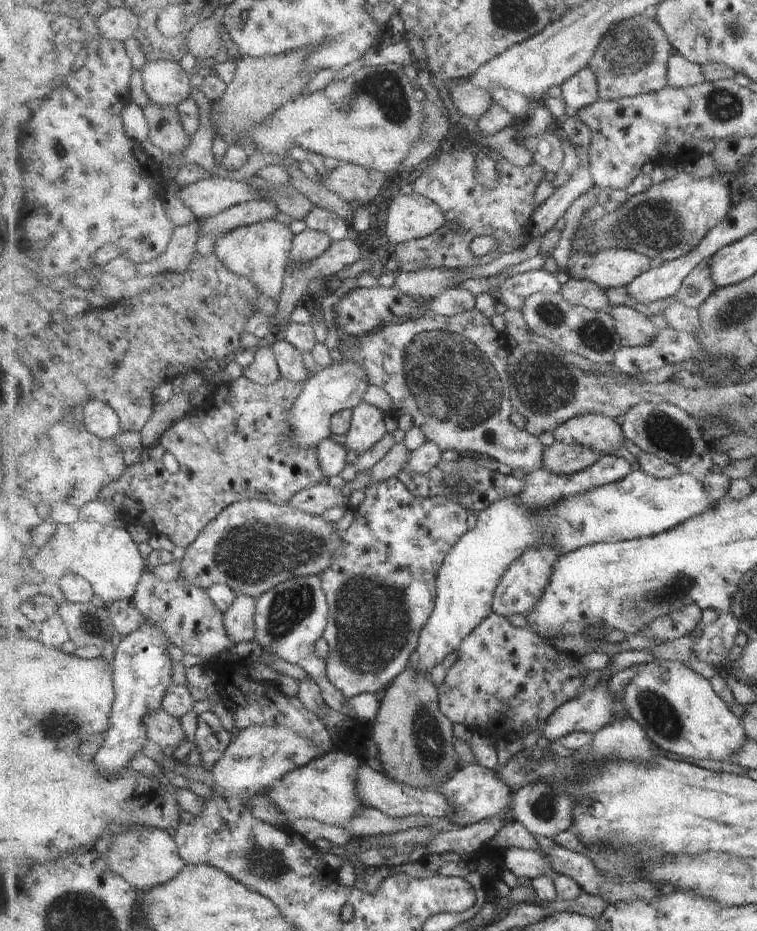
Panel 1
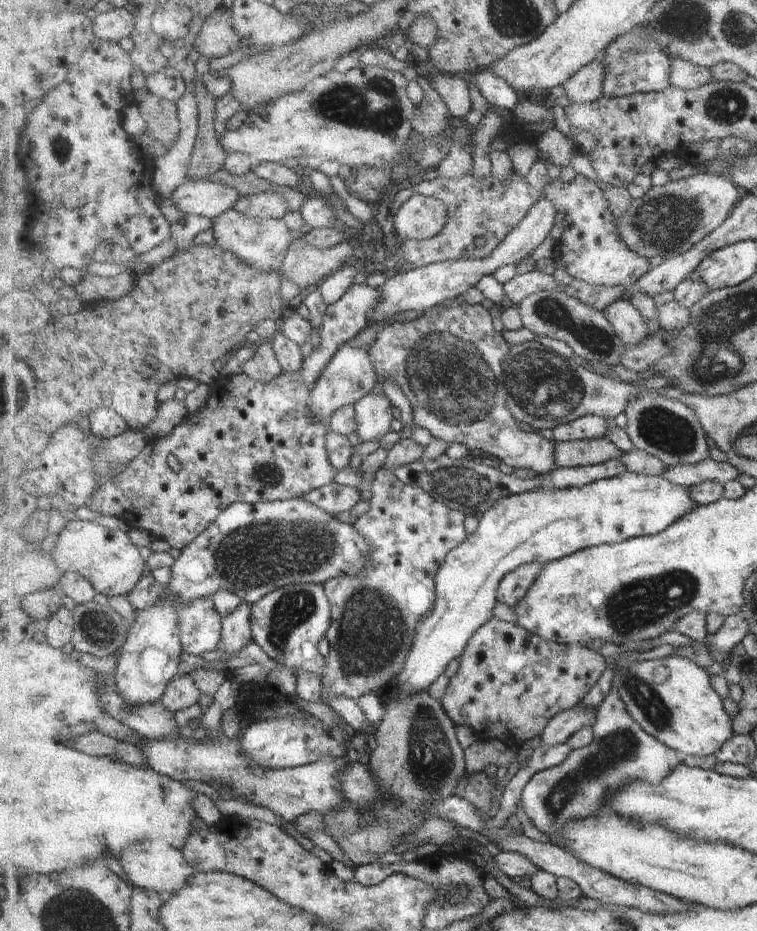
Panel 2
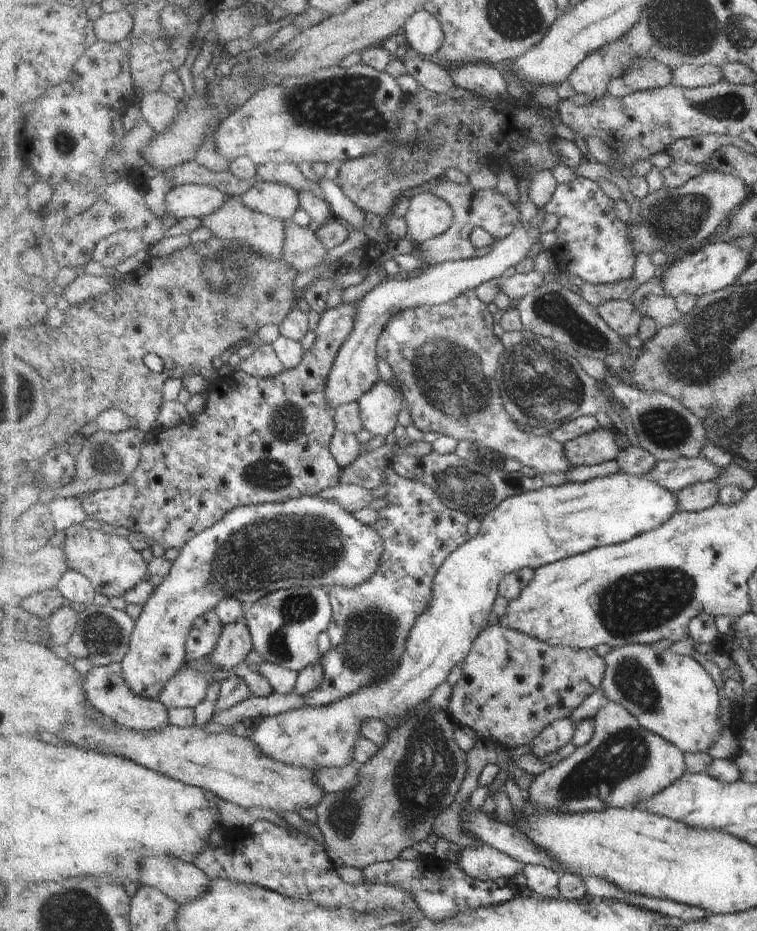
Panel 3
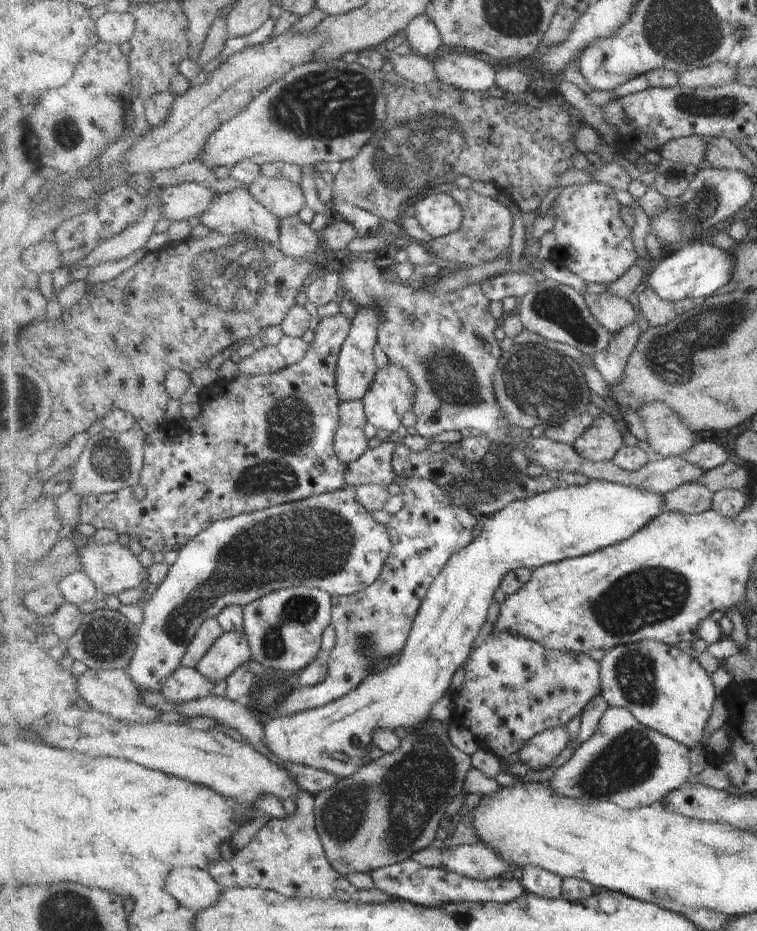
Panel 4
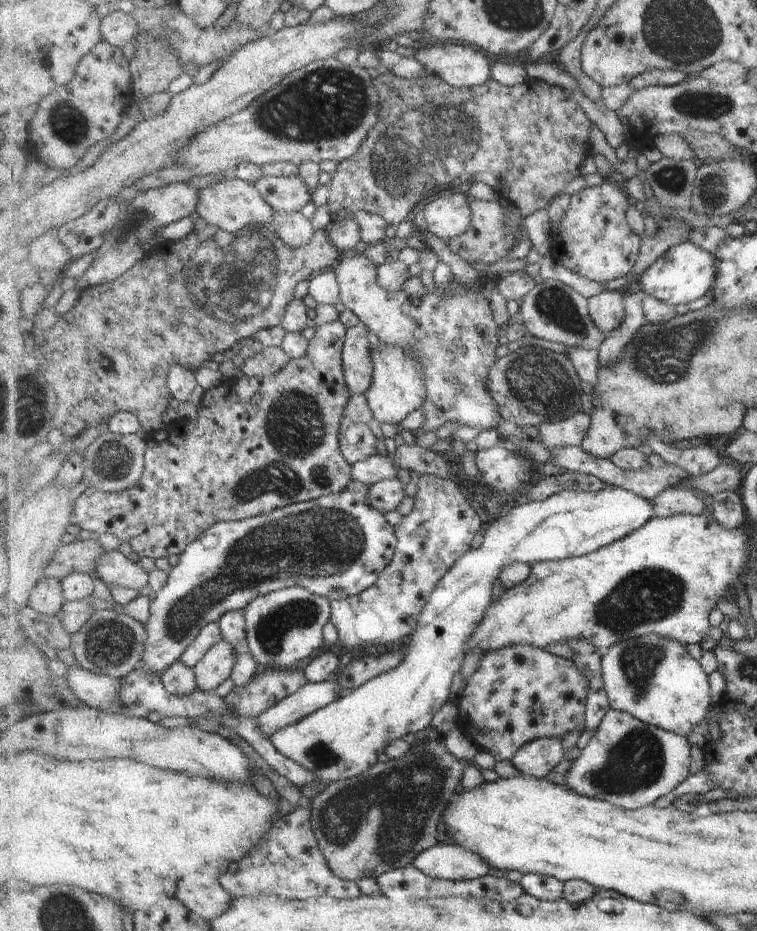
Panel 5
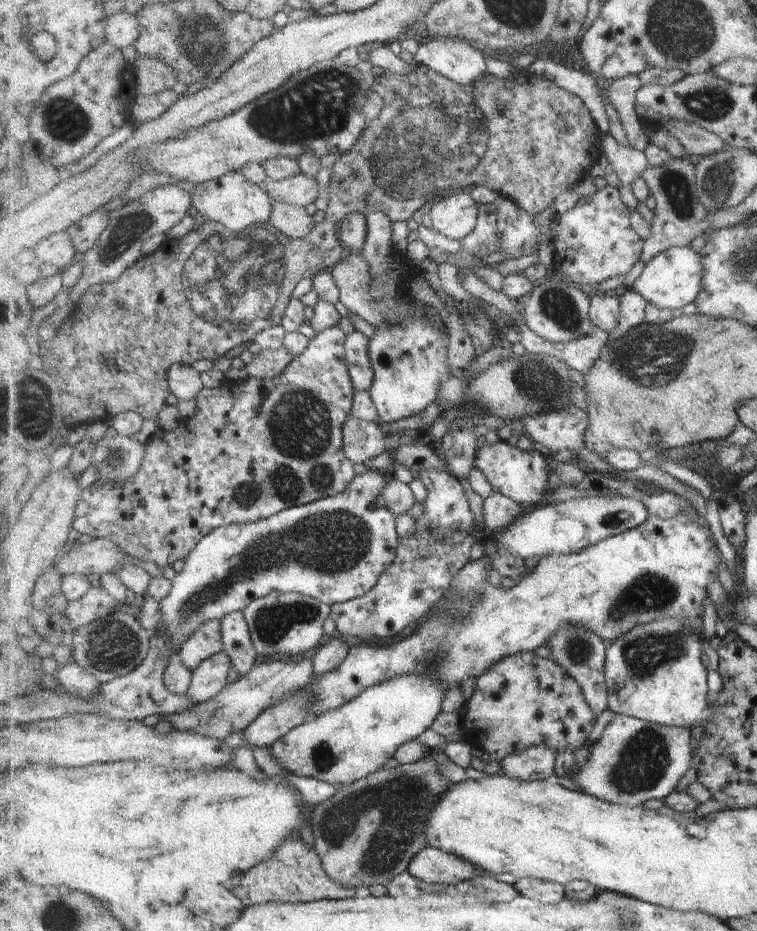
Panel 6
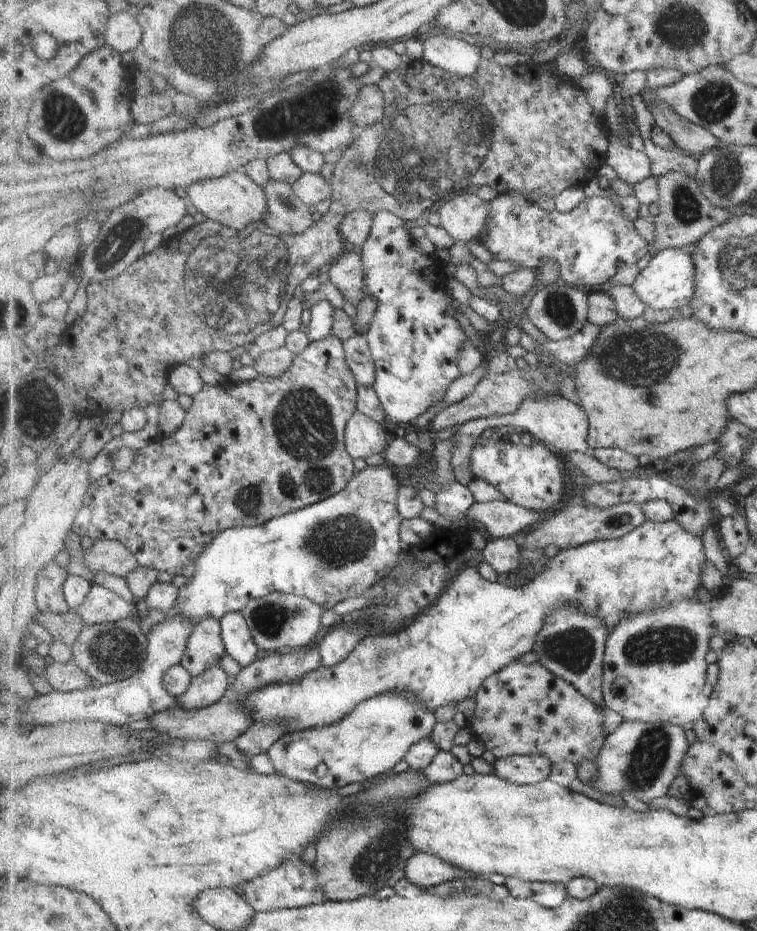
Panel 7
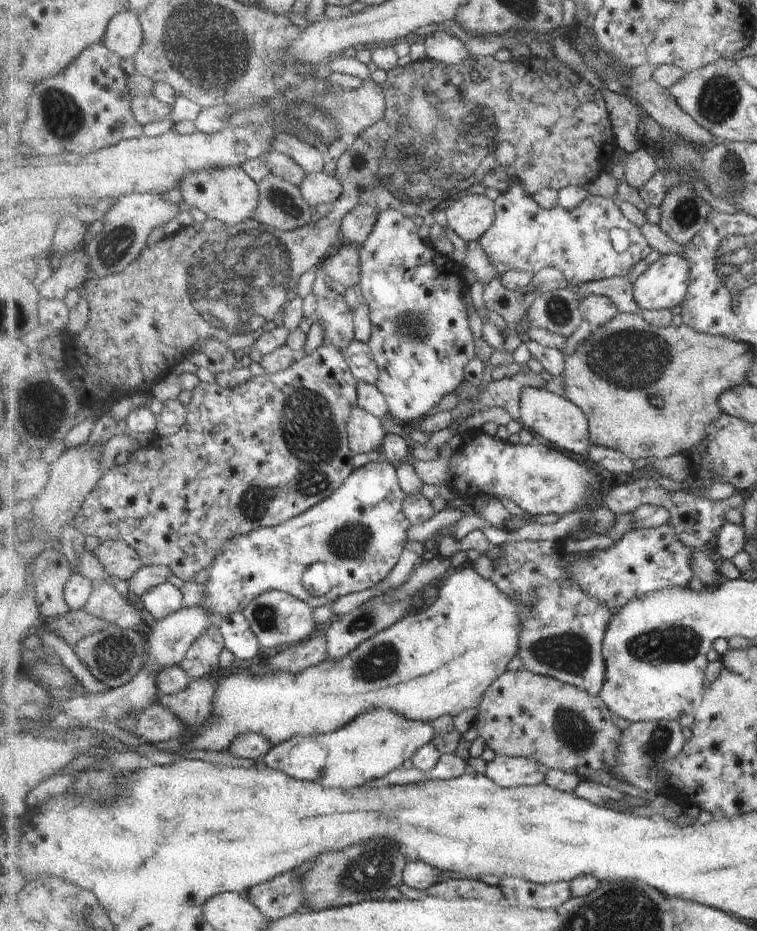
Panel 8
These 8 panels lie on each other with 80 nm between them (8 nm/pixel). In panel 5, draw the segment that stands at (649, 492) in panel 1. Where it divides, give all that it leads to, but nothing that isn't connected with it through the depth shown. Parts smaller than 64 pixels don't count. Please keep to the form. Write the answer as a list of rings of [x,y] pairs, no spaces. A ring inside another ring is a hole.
[[[615,487],[598,493],[563,491],[544,501],[514,505],[499,518],[486,520],[481,546],[460,558],[431,595],[407,646],[404,663],[353,689],[297,724],[277,731],[271,738],[275,748],[299,766],[316,773],[318,780],[324,780],[328,784],[364,775],[378,763],[377,760],[386,752],[389,741],[405,738],[407,734],[432,726],[435,715],[449,700],[451,682],[461,670],[467,646],[493,600],[493,580],[499,578],[503,567],[516,562],[533,566],[543,561],[586,555],[616,540],[624,539],[655,516],[655,506],[651,501],[627,489]]]

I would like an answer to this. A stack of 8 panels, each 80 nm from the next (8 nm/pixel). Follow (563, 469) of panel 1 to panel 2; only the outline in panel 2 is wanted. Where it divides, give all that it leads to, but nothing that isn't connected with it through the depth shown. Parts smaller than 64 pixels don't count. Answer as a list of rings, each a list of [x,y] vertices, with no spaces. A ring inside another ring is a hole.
[[[607,437],[556,443],[556,461],[563,468],[598,465],[611,459],[621,459],[624,453]]]

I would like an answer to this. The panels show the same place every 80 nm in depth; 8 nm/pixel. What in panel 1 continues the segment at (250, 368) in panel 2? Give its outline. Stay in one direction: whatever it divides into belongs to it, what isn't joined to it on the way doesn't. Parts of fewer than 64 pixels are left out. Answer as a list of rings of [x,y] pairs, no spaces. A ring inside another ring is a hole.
[[[266,341],[253,350],[254,361],[243,369],[244,377],[260,386],[272,386],[282,379],[273,348]]]

